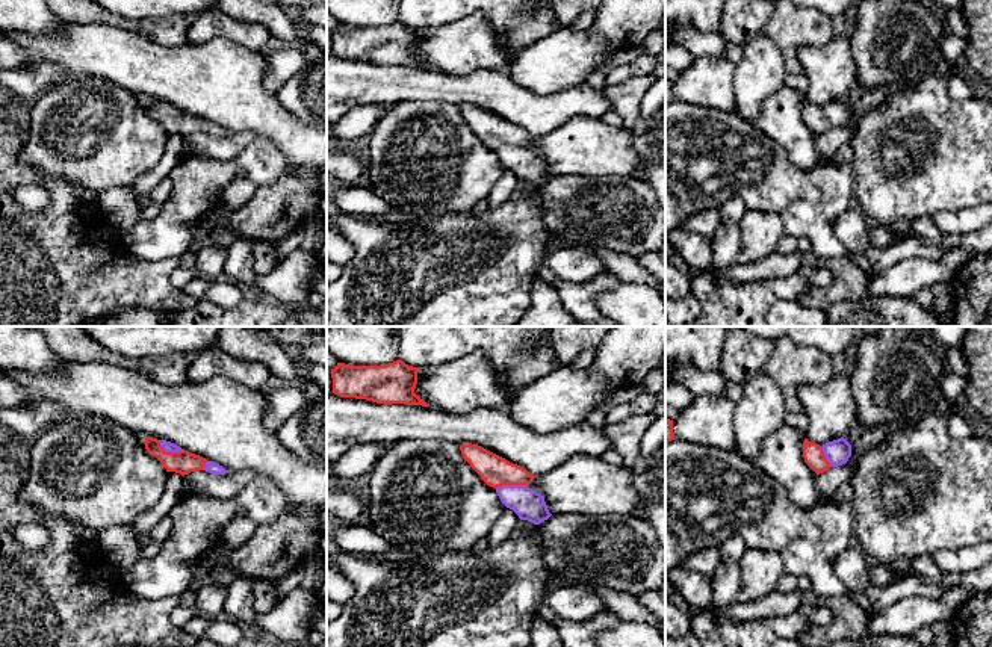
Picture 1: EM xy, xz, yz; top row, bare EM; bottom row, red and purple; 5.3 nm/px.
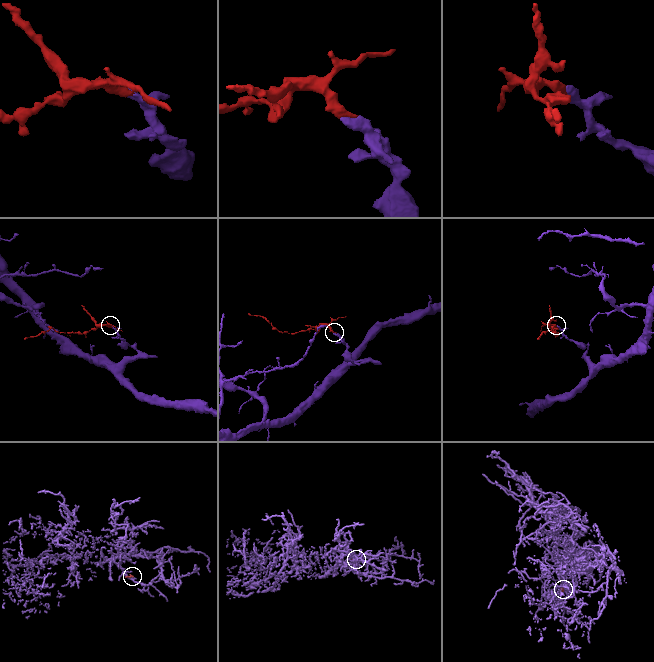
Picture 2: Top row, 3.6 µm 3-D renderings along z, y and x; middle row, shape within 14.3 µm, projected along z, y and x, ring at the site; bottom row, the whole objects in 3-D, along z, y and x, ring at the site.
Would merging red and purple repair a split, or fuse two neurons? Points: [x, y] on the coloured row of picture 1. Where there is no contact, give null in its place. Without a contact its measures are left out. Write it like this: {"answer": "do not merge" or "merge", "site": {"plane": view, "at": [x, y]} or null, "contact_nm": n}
{"answer": "merge", "site": {"plane": "xz", "at": [511, 484]}, "contact_nm": 170}

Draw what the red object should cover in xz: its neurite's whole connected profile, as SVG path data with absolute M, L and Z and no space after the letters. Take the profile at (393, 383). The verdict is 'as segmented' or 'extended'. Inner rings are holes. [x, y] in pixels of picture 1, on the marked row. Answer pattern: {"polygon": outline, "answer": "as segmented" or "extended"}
{"polygon": "M396 360L383 366L351 366L337 363L331 369L333 393L340 398L366 399L377 404L428 404L416 393L419 367Z", "answer": "as segmented"}

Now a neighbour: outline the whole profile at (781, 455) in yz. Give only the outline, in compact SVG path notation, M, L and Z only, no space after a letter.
M783 425L762 441L755 463L785 488L795 505L812 508L818 503L818 482L803 458L804 438L806 434Z

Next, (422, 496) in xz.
M443 440L392 444L364 479L367 526L410 559L473 552L488 537L505 505L463 458L460 446Z

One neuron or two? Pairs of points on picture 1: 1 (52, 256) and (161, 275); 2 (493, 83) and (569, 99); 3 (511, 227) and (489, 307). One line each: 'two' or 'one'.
1: one
2: one
3: one

